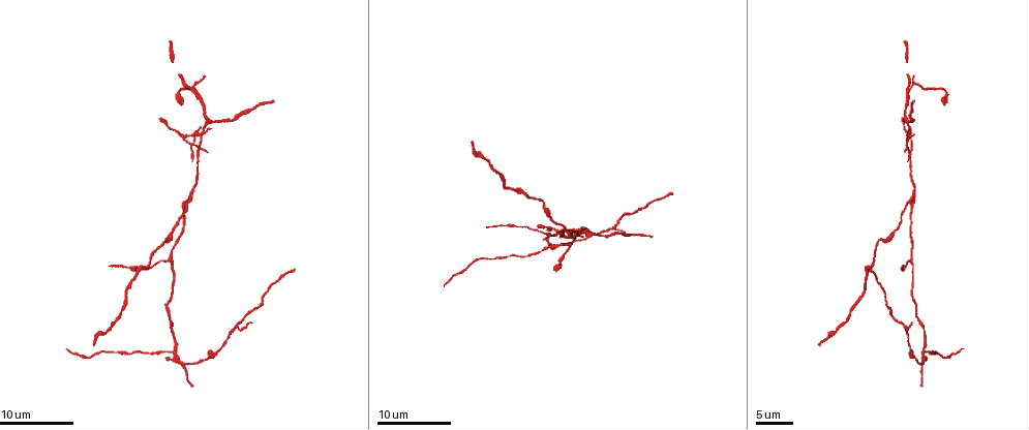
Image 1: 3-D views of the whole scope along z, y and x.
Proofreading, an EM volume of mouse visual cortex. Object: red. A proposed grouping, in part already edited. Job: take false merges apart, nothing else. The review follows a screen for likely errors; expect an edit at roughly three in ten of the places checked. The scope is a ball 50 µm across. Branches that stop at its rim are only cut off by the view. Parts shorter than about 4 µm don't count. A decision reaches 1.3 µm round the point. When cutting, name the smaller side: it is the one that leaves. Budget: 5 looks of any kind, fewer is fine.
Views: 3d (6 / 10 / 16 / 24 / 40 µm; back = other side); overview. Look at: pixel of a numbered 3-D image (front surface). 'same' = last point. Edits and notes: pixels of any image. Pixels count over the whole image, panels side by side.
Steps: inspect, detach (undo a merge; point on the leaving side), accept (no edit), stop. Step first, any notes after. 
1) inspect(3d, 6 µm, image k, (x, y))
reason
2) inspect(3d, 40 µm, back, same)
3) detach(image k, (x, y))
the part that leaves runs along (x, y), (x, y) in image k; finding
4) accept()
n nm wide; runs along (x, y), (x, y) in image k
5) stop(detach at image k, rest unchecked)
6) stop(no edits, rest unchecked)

inspect(3d, 6 µm, image 1, (196, 129))
two arms at a narrow angle

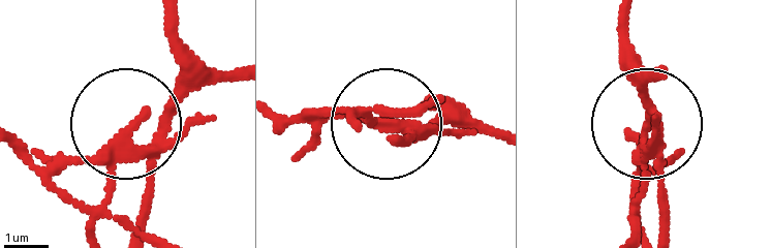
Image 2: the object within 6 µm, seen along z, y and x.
inspect(3d, 6 µm, back, image 2, (125, 136))

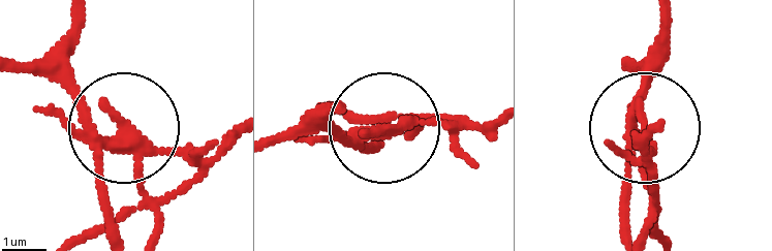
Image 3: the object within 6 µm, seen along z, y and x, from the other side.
detach(image 3, (39, 108))
240 nm wide; the part that leaves runs along (357, 130), (431, 119), (497, 127) in image 3; two neurons meet here

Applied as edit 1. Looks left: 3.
inspect(3d, 10 µm, image 1, (193, 86))

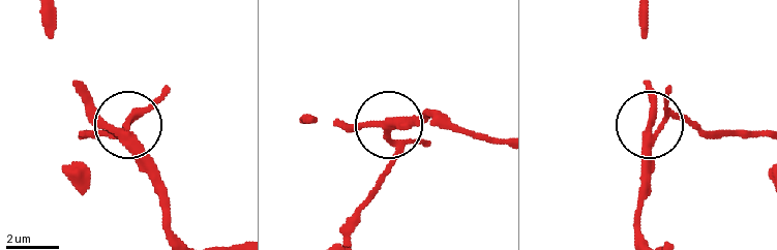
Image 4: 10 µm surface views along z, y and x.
detach(image 4, (152, 101))
4 arms; the part that leaves runs along (660, 131), (678, 120), (711, 133), (757, 133) in image 4; two neurons meet here

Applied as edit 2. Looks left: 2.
inspect(overview)
redraw

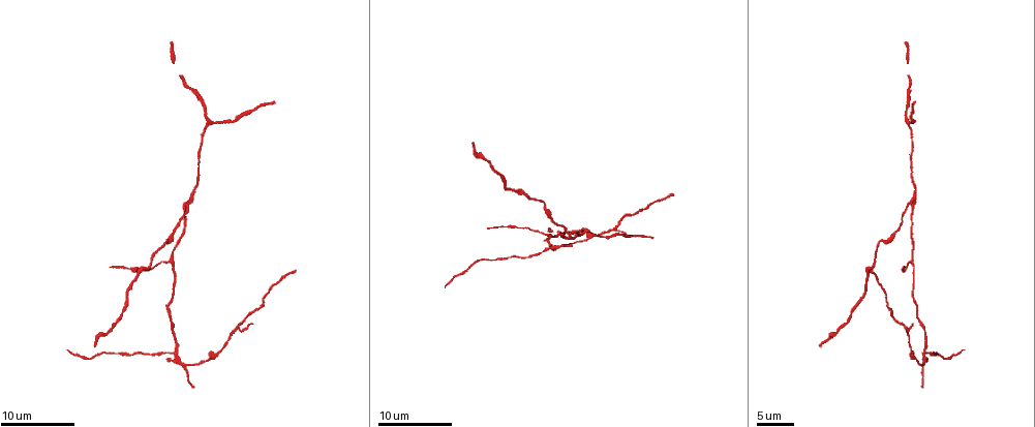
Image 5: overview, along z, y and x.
inspect(3d, 10 µm, image 5, (924, 353))
thin arm on a thick one

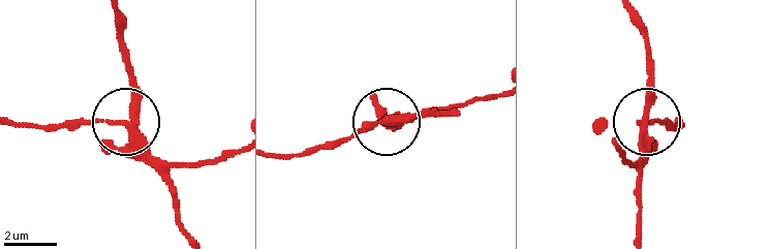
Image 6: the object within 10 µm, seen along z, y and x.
detach(image 6, (92, 124))
the part that leaves runs along (122, 122), (51, 128), (18, 122) in image 6; a second neuron is stuck on

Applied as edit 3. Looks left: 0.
stop(detach at image 3, detach at image 4, detach at image 6, rest unchecked)

